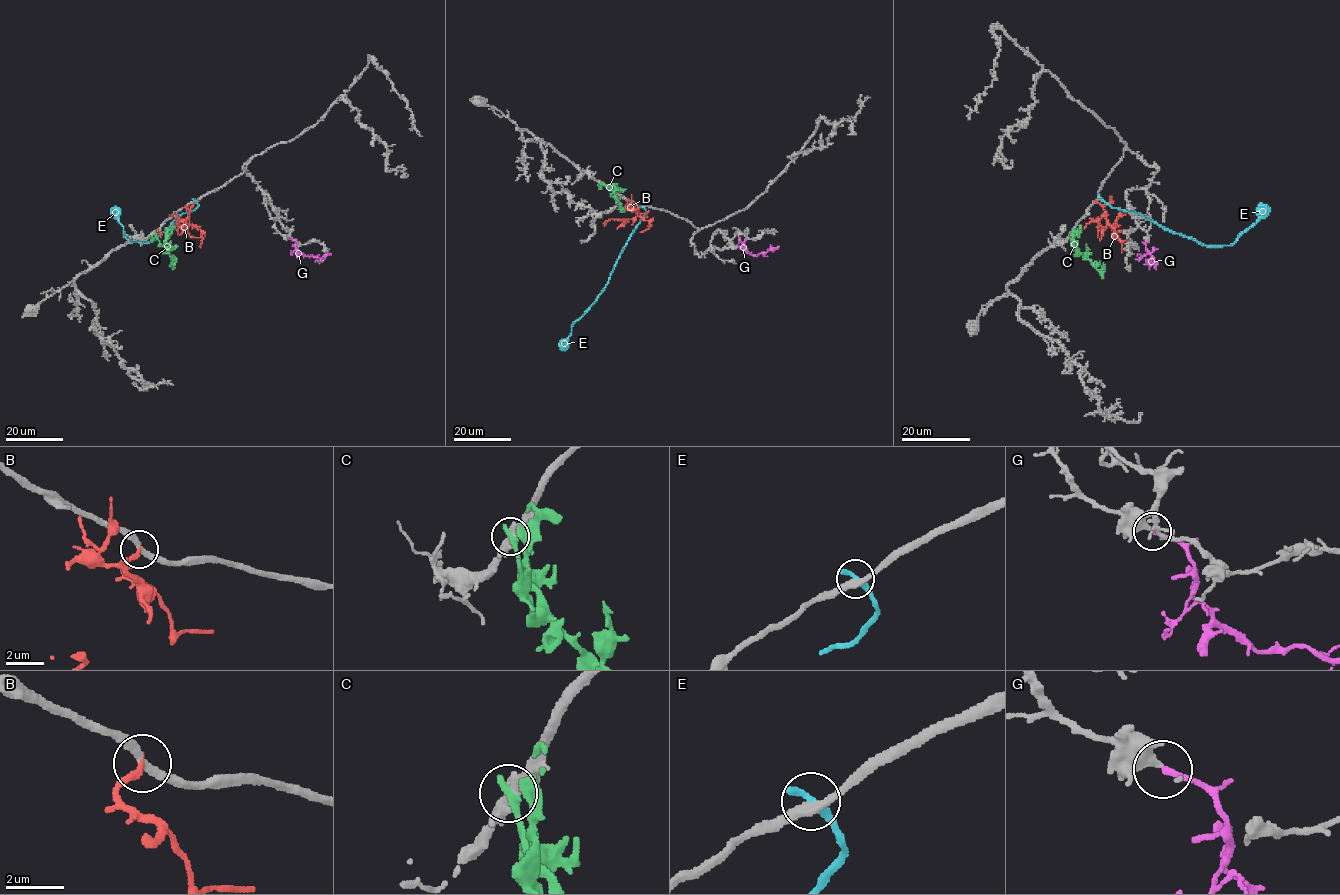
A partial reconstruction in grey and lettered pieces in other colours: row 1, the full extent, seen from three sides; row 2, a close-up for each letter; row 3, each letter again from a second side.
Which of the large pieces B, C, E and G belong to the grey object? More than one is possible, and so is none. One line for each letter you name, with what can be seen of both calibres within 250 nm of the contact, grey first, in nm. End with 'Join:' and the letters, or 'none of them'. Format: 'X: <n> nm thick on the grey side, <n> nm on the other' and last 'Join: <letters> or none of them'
G: 380 nm thick on the grey side, 220 nm on the other
Join: G

